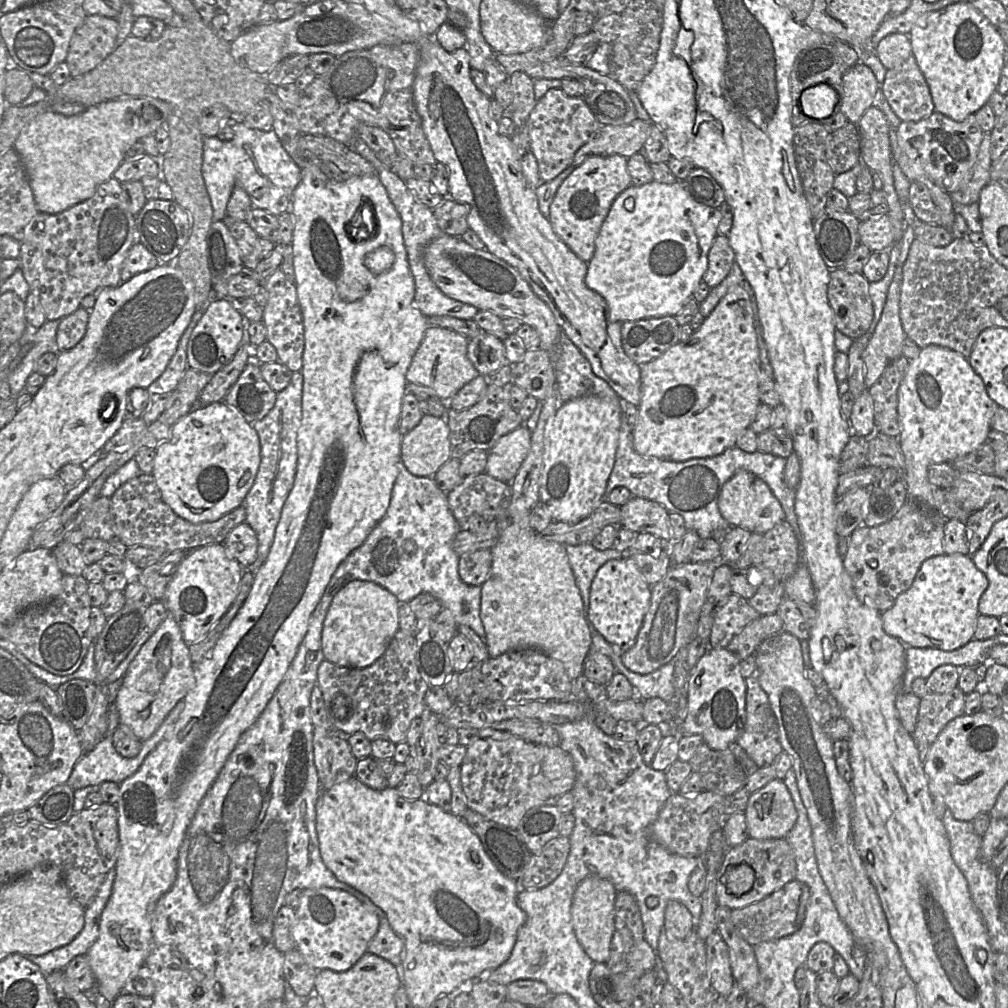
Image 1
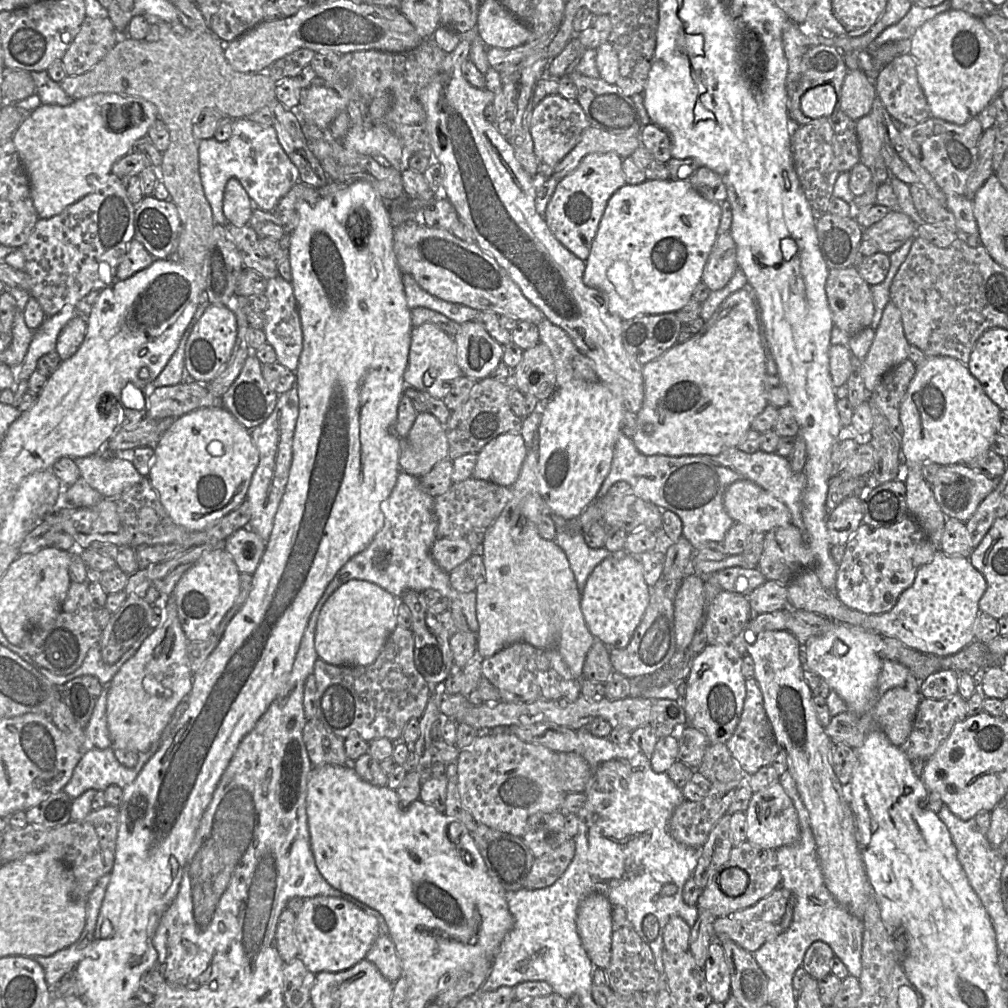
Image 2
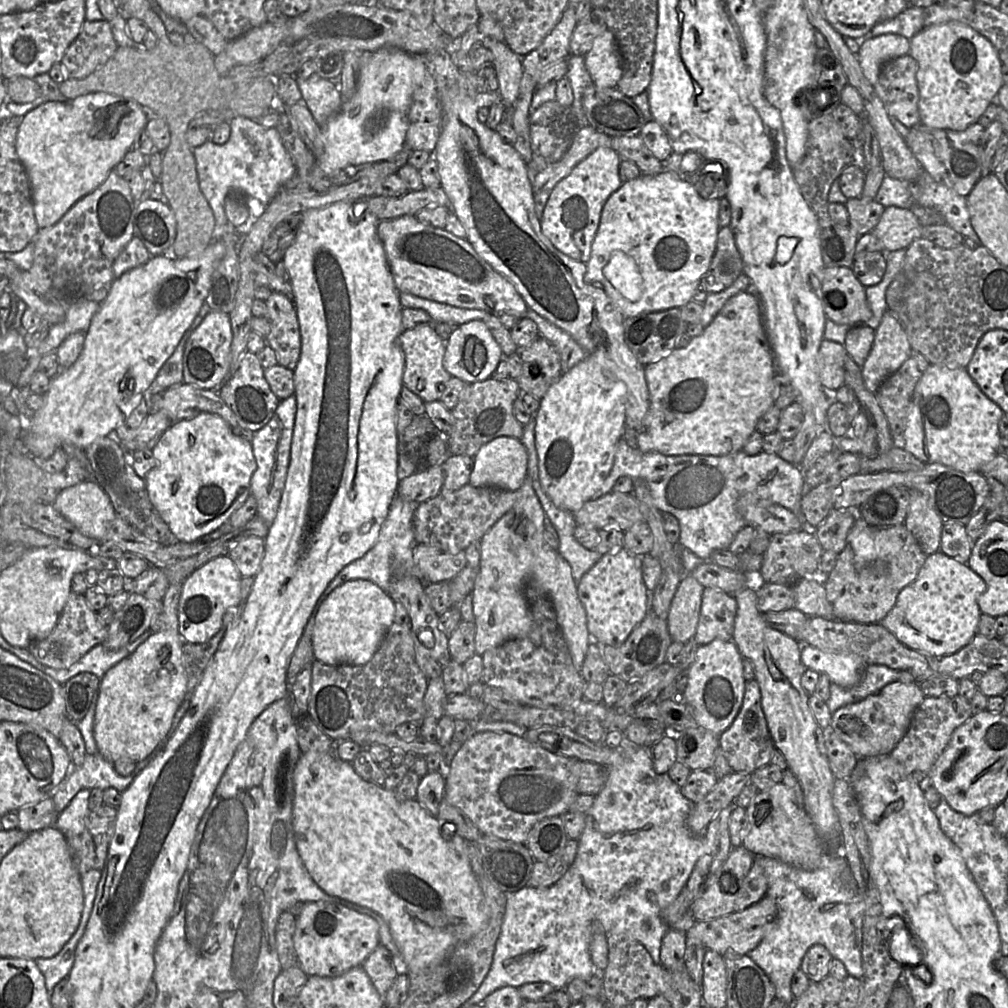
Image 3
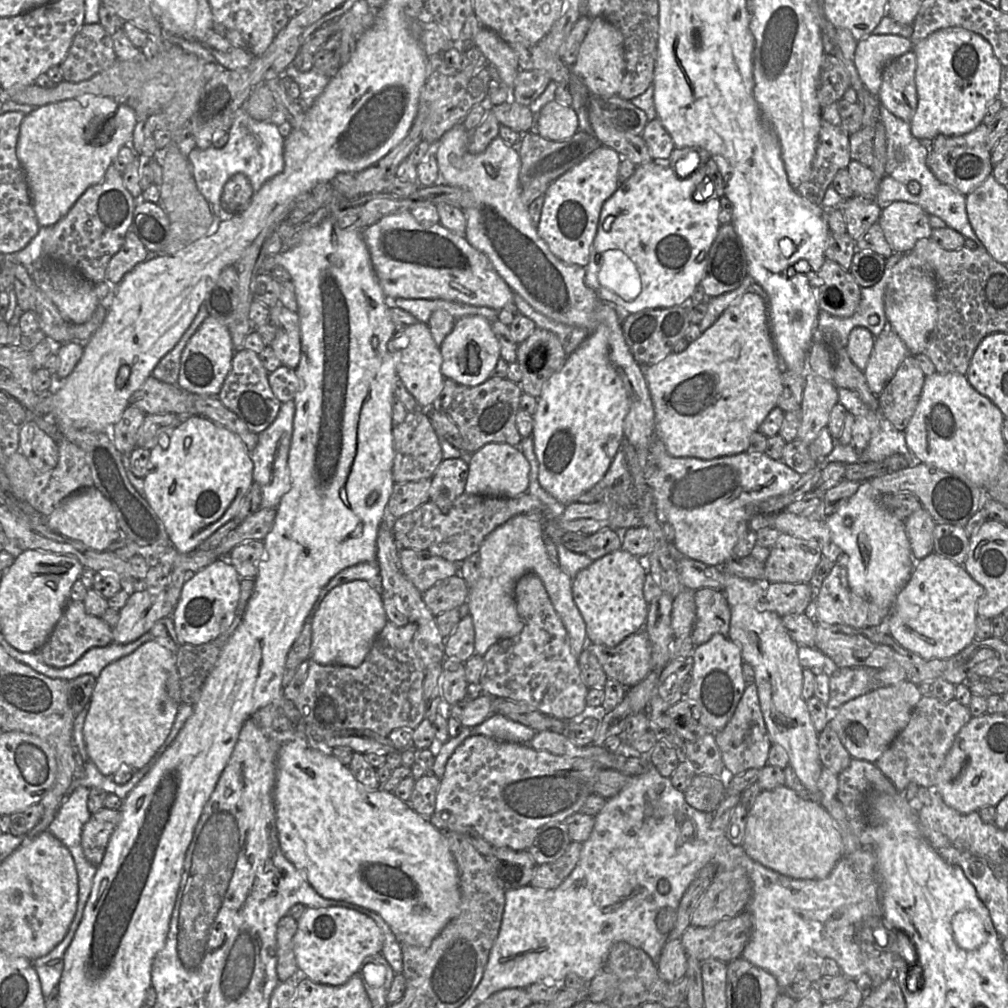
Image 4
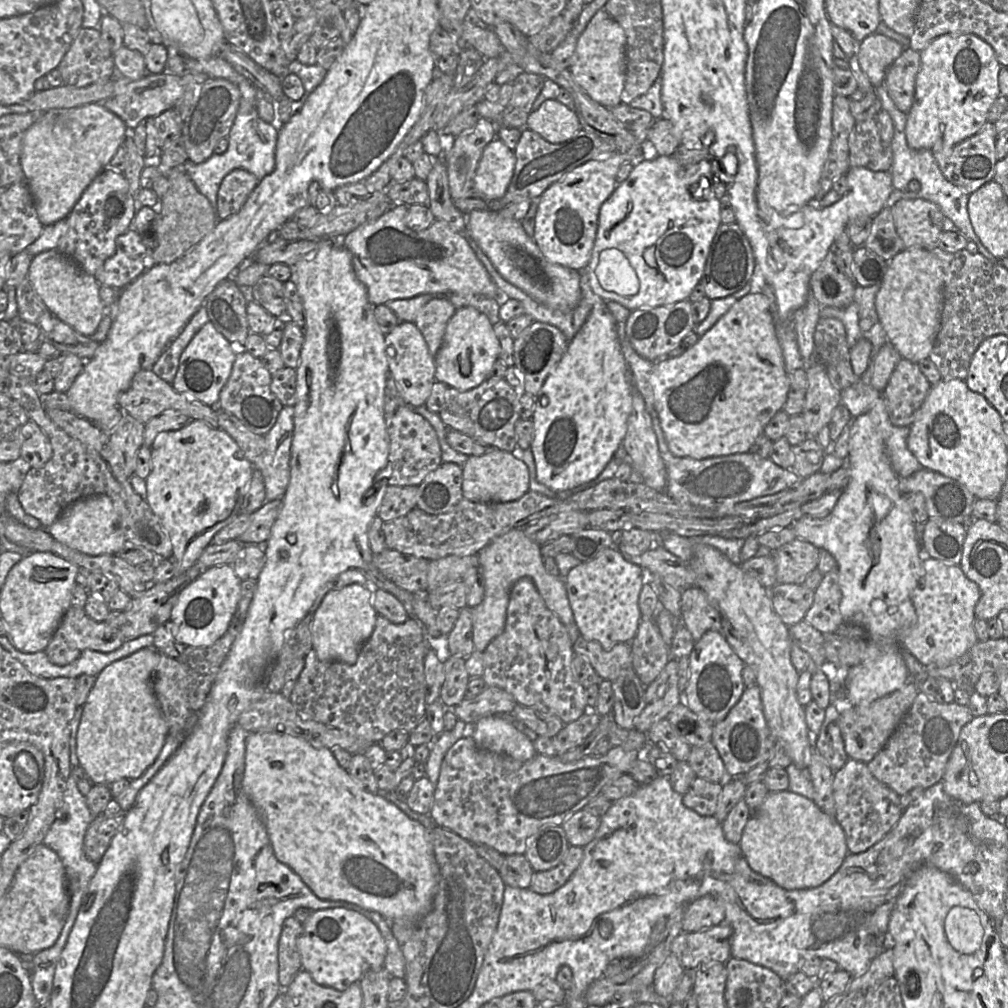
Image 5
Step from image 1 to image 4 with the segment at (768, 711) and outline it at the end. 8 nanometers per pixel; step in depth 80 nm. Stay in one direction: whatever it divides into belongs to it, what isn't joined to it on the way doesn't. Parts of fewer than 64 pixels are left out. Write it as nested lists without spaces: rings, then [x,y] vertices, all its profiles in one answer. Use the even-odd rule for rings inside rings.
[[[747,684],[737,708],[727,725],[714,733],[721,751],[726,776],[735,776],[748,769],[762,769],[768,765],[773,745],[761,710],[757,685]]]

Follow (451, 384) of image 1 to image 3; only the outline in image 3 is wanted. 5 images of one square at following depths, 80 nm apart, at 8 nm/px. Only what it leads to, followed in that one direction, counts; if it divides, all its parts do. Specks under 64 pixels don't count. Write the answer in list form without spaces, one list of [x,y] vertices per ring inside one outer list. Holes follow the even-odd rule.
[[[421,324],[415,328],[404,330],[398,337],[405,355],[403,371],[403,384],[423,402],[439,400],[443,388],[451,375],[443,366],[443,358],[446,349],[446,341],[435,331],[432,324]]]

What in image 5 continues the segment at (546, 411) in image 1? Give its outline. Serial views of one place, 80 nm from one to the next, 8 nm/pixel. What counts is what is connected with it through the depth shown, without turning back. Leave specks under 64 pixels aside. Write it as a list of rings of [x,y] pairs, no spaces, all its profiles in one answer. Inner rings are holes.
[[[513,528],[498,536],[479,551],[478,563],[485,581],[485,592],[482,602],[473,608],[472,626],[474,649],[483,652],[489,643],[500,635],[505,627],[507,607],[512,586],[521,578],[529,577],[536,586],[545,605],[565,626],[569,637],[574,641],[580,636],[573,612],[567,597],[563,578],[547,573],[543,557],[540,553],[541,545],[532,541],[524,533],[524,528]]]

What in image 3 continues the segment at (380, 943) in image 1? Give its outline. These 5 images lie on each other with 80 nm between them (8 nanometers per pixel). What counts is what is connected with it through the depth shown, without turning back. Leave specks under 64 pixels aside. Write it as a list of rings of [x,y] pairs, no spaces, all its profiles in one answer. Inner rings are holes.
[[[379,944],[361,965],[381,997],[385,997],[399,975],[390,951]]]

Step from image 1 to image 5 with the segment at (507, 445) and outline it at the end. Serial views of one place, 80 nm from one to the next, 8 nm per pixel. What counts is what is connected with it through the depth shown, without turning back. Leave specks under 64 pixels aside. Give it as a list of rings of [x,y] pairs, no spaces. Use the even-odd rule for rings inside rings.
[[[488,448],[481,456],[469,456],[463,465],[462,494],[472,502],[504,503],[521,498],[529,491],[529,472],[523,460],[498,448]]]

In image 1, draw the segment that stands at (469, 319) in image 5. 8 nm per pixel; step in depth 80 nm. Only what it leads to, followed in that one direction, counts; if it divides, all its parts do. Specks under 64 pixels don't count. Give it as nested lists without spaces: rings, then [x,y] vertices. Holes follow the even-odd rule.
[[[482,331],[476,337],[469,339],[467,357],[478,371],[479,375],[488,380],[488,376],[500,367],[508,364],[505,356],[504,340]]]

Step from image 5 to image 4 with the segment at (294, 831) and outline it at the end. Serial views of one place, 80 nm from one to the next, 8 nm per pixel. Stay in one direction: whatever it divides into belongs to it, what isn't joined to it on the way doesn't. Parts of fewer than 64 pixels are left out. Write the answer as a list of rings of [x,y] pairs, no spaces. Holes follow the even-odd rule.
[[[293,740],[284,743],[278,751],[276,780],[274,787],[276,827],[279,843],[285,857],[306,877],[313,889],[323,898],[348,902],[379,914],[389,925],[399,943],[428,947],[443,928],[460,911],[459,871],[450,851],[447,837],[428,818],[418,814],[411,806],[394,793],[384,789],[367,788],[359,782],[349,769],[331,751],[309,746],[305,741]]]

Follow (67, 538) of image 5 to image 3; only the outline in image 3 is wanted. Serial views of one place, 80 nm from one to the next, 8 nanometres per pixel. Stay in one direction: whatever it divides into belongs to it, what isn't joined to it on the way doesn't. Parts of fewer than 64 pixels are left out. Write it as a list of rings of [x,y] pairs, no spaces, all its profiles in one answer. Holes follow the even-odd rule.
[[[94,480],[65,488],[52,505],[83,535],[99,541],[117,516],[109,496]]]

